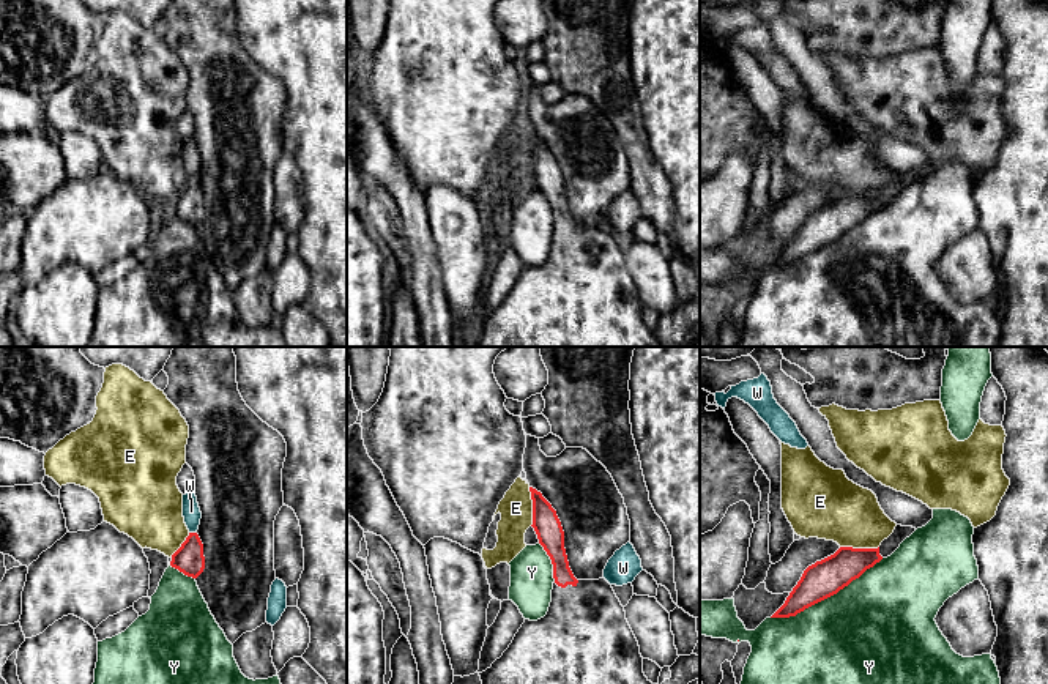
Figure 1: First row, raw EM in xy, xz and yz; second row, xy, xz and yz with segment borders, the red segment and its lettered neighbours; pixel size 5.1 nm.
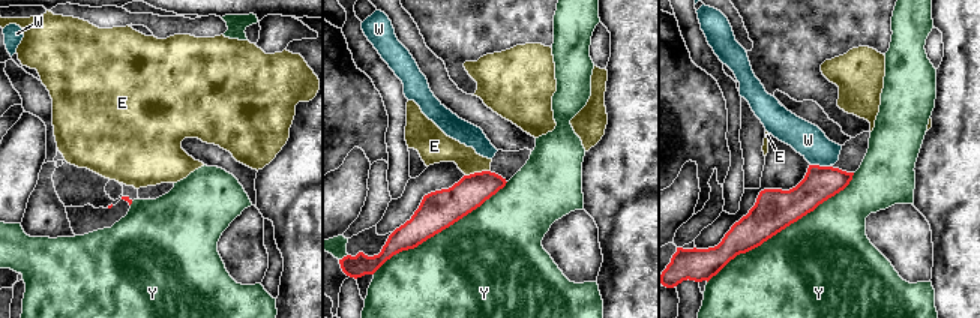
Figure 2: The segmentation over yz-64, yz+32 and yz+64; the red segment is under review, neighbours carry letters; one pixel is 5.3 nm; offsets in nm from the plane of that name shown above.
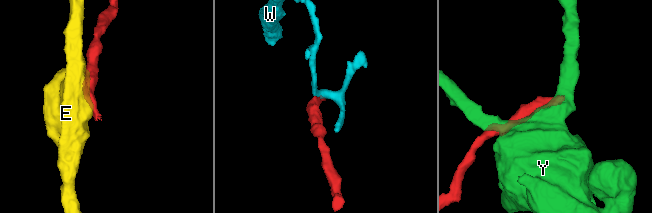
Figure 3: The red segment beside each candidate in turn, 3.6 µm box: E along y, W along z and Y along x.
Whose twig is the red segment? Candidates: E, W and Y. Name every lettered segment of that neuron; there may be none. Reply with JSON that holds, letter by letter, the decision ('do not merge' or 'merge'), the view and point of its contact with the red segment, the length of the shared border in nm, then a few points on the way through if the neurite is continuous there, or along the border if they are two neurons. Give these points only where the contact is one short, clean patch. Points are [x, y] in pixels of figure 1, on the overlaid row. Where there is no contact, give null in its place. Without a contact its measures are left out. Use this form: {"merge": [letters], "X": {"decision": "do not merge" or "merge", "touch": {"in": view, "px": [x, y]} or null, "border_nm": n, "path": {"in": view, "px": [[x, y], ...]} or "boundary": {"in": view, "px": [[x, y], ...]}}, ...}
{"merge": [], "E": {"decision": "do not merge", "touch": {"in": "xz", "px": [533, 506]}, "border_nm": 200, "boundary": {"in": "xz", "px": [[528, 487], [531, 525]]}}, "W": {"decision": "do not merge", "touch": {"in": "xy", "px": [193, 533]}, "border_nm": 40, "boundary": {"in": "xy", "px": [[189, 531], [196, 533]]}}, "Y": {"decision": "do not merge", "touch": {"in": "yz", "px": [826, 598]}, "border_nm": 650}}

